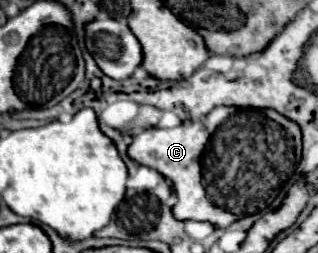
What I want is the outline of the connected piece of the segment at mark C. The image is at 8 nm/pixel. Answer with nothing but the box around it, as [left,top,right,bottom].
[128,106,236,228]

